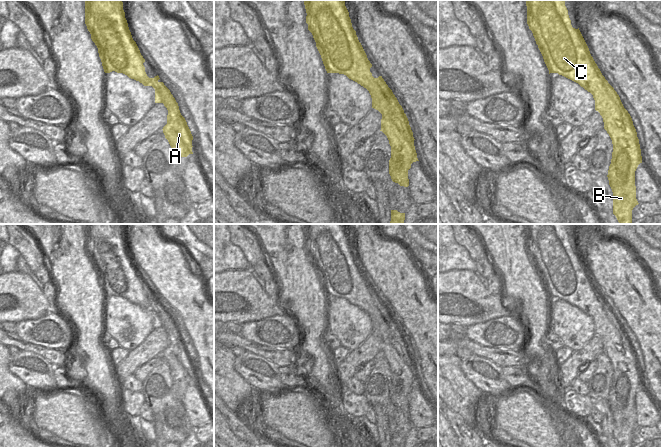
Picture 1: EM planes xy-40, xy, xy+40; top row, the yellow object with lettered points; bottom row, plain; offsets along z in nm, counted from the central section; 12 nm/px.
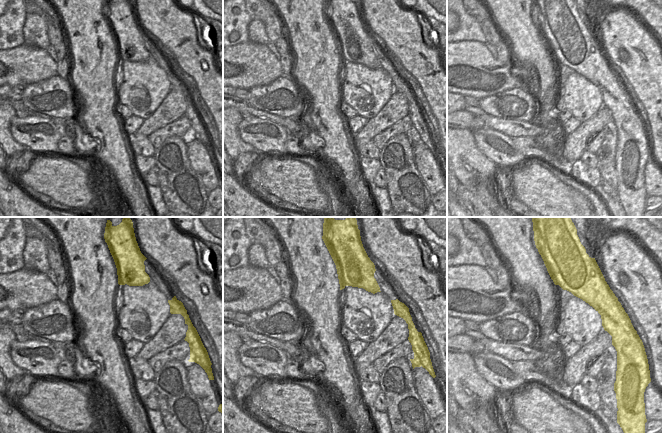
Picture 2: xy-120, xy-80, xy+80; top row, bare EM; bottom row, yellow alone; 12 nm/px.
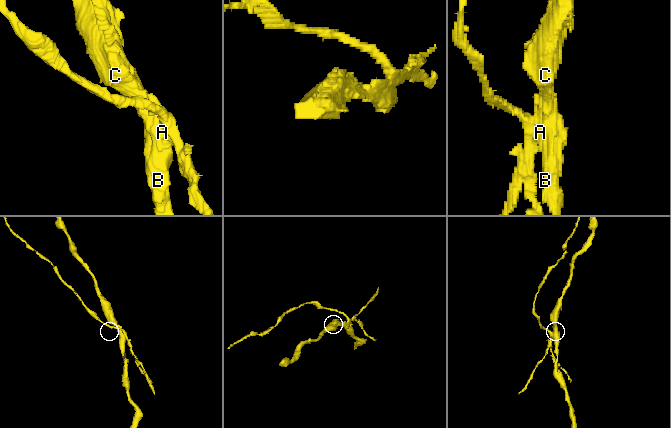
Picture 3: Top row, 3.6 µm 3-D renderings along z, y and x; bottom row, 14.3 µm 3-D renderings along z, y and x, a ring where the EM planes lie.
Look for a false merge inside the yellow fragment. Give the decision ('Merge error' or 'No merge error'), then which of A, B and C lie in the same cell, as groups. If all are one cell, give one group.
Merge error. Groups: A / B C

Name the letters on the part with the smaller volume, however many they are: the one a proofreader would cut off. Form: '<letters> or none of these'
A

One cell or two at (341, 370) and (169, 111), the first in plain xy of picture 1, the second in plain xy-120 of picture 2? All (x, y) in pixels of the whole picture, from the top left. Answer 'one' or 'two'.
one

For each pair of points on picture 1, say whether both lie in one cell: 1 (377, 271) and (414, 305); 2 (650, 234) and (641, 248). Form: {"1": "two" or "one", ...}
{"1": "one", "2": "two"}

